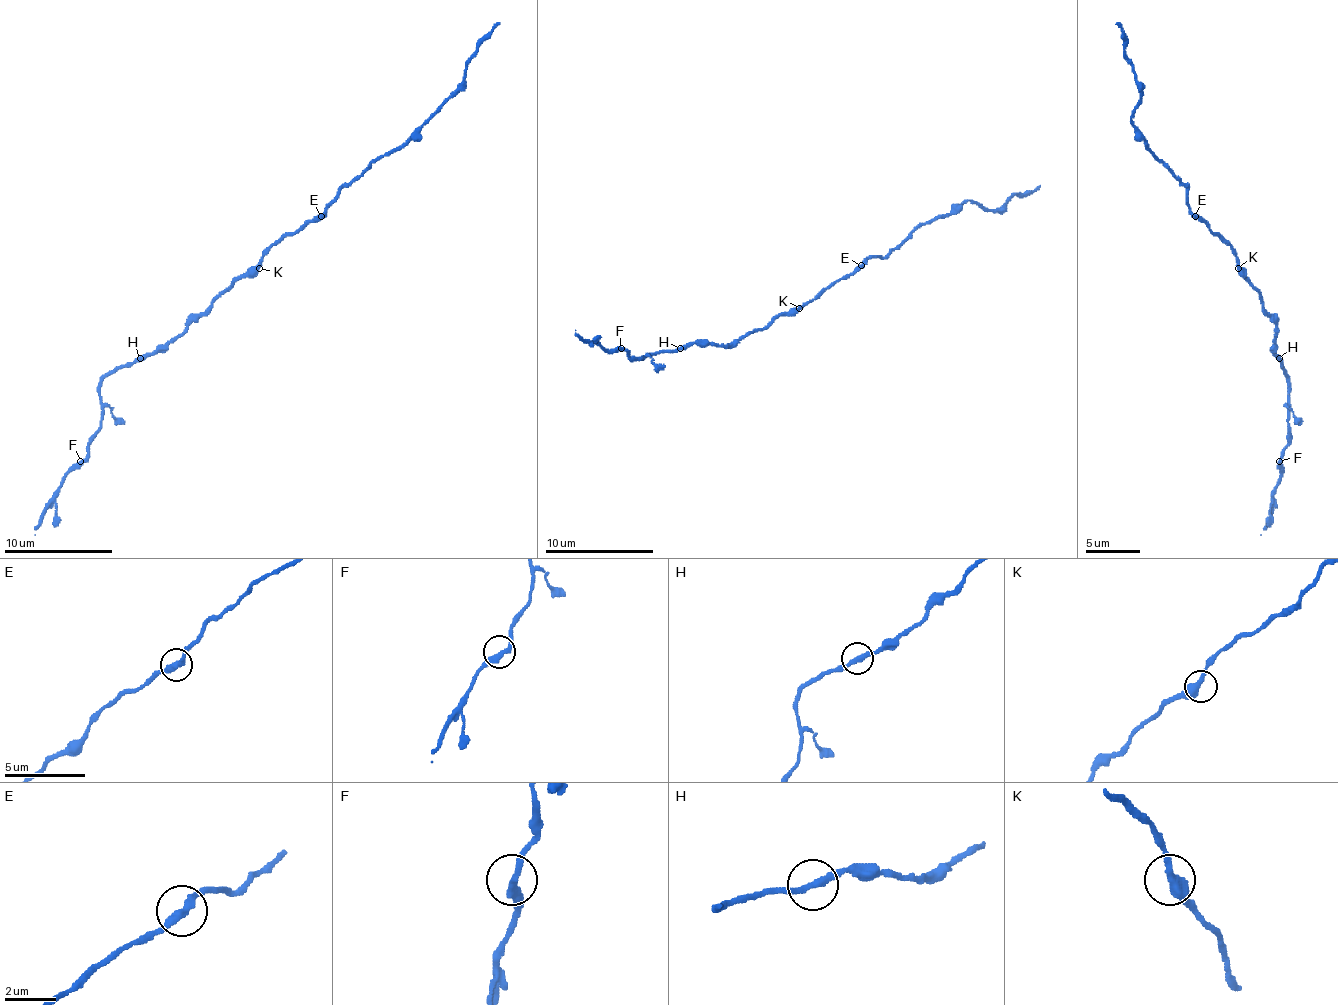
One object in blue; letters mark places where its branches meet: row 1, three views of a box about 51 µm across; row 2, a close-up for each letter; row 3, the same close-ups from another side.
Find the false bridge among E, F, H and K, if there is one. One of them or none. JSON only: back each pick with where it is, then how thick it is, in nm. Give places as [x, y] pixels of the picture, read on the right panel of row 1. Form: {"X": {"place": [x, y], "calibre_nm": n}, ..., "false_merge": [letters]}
{"false_merge": []}

